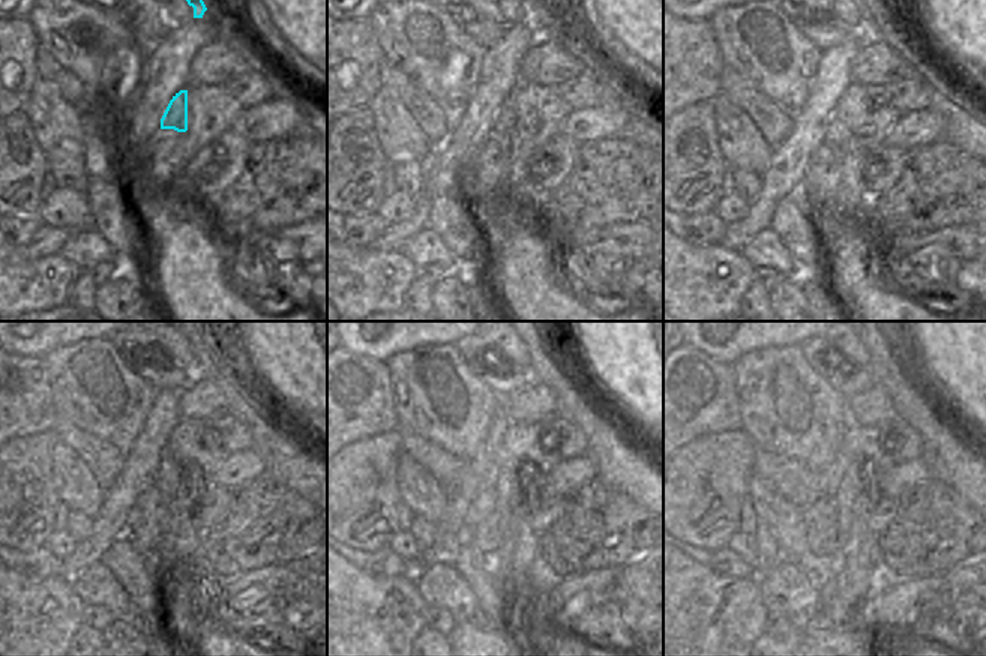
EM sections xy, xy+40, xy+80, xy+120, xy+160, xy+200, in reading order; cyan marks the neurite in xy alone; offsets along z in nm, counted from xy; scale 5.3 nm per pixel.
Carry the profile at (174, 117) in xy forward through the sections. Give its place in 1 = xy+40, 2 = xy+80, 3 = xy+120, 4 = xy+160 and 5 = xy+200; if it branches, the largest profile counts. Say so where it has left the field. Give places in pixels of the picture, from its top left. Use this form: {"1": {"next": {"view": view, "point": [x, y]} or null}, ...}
{"1": {"next": {"view": "xy+40", "point": [506, 119]}}, "2": {"next": {"view": "xy+80", "point": [838, 134]}}, "3": {"next": {"view": "xy+120", "point": [168, 476]}}, "4": {"next": {"view": "xy+160", "point": [509, 484]}}, "5": {"next": {"view": "xy+200", "point": [842, 482]}}}

